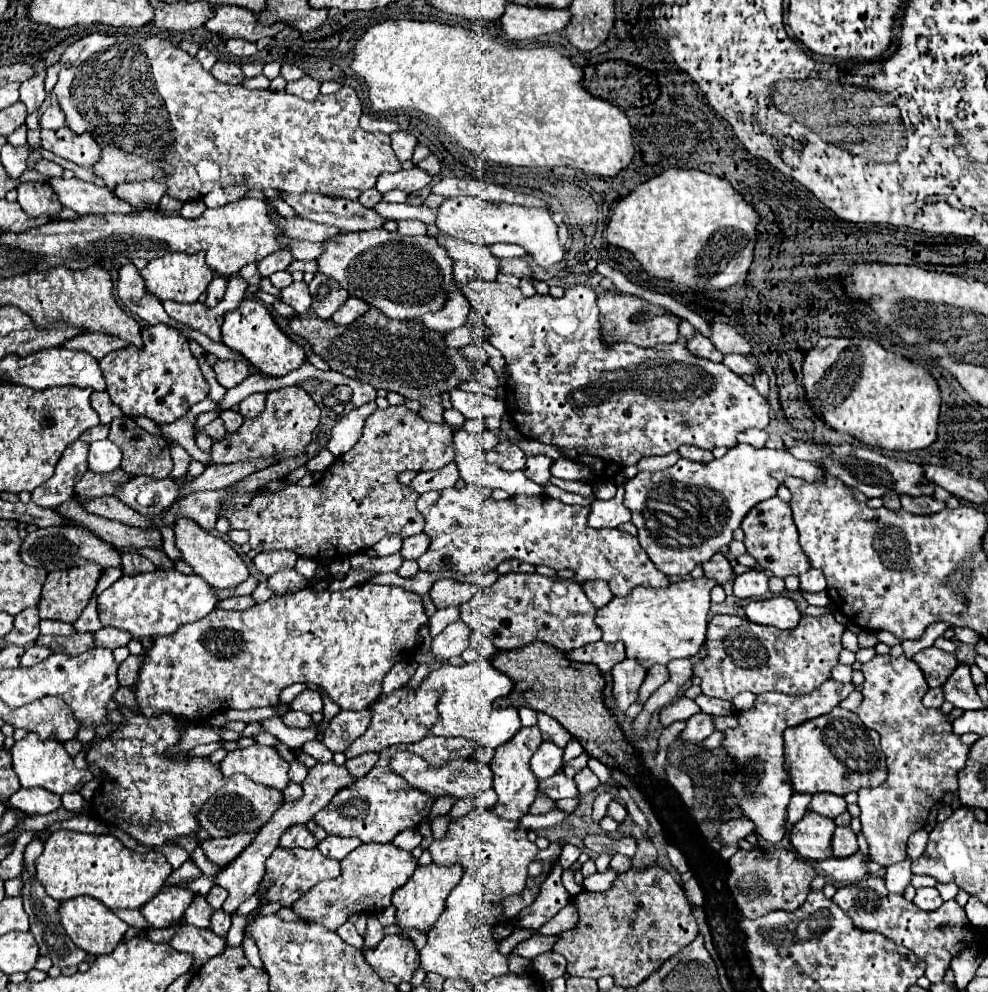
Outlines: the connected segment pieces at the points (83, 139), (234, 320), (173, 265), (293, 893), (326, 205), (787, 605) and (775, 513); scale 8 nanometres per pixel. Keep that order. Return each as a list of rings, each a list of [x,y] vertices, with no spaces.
[[[67,126],[59,130],[41,130],[41,146],[79,166],[93,166],[101,158],[101,148],[89,132],[75,134]]]
[[[243,300],[239,308],[225,314],[223,326],[221,326],[221,338],[223,344],[227,344],[237,354],[245,356],[259,372],[267,376],[285,376],[291,370],[297,370],[303,360],[305,352],[299,344],[295,344],[275,322],[271,312],[257,300]]]
[[[165,254],[161,258],[151,260],[143,270],[141,276],[145,278],[147,290],[155,294],[159,300],[175,300],[175,302],[197,302],[197,298],[207,290],[209,282],[215,278],[215,272],[207,266],[205,254]]]
[[[275,848],[273,854],[267,858],[267,880],[273,880],[273,886],[263,894],[267,900],[275,900],[281,906],[291,906],[297,898],[301,898],[305,892],[309,892],[317,882],[327,878],[337,878],[341,874],[341,866],[337,860],[323,856],[317,848],[305,850],[305,848],[293,848],[293,850],[281,850]]]
[[[279,192],[279,196],[297,212],[297,216],[337,226],[343,232],[359,232],[383,228],[387,218],[379,216],[375,210],[361,206],[357,200],[331,198],[325,194],[287,194]]]
[[[787,596],[753,600],[745,608],[745,614],[747,614],[747,620],[751,620],[755,624],[769,624],[769,626],[783,628],[783,630],[797,626],[797,622],[801,618],[801,612],[797,610],[795,602]]]
[[[775,496],[775,498],[769,498],[769,500],[753,506],[753,510],[749,510],[749,514],[743,518],[741,530],[745,532],[743,542],[747,546],[747,552],[757,560],[757,564],[761,564],[773,576],[777,576],[777,578],[785,578],[791,574],[799,576],[811,568],[809,558],[799,544],[799,534],[797,534],[795,522],[791,518],[791,508],[781,498]]]

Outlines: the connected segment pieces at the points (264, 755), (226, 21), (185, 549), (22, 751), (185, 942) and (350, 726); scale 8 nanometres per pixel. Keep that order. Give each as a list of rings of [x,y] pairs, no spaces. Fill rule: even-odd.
[[[255,744],[243,750],[233,750],[221,760],[219,768],[223,776],[241,772],[249,780],[275,790],[283,790],[289,784],[289,764],[271,746]]]
[[[219,6],[215,8],[215,18],[205,24],[211,32],[223,38],[243,38],[257,42],[263,36],[275,36],[285,28],[283,22],[265,26],[257,22],[257,14],[241,6]]]
[[[189,518],[177,520],[177,524],[173,528],[175,528],[177,548],[181,552],[181,558],[193,568],[193,572],[197,576],[207,580],[213,588],[217,588],[217,590],[233,588],[233,586],[239,586],[241,582],[245,582],[249,578],[249,570],[247,570],[245,562],[241,560],[241,556],[223,538],[219,538],[219,536],[215,536],[211,532],[205,532],[203,528],[199,528]]]
[[[29,732],[23,740],[15,742],[11,748],[13,756],[13,770],[19,776],[19,782],[23,788],[45,788],[53,794],[67,794],[67,792],[79,792],[89,780],[93,780],[91,770],[79,770],[73,764],[73,758],[67,754],[63,744],[55,738],[41,740],[35,732]]]
[[[183,924],[175,936],[169,940],[169,944],[175,950],[181,952],[189,952],[195,956],[195,968],[203,966],[209,958],[221,954],[225,950],[225,940],[217,934],[213,934],[211,930],[203,930],[197,928],[193,924]]]
[[[341,710],[337,716],[331,718],[327,730],[325,730],[325,738],[323,744],[331,750],[331,752],[345,752],[349,748],[349,744],[359,738],[369,726],[369,710],[359,710],[359,712],[349,712],[349,710]]]

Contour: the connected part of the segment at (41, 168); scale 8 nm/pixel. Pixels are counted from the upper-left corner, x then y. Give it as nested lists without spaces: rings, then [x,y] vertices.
[[[41,160],[35,166],[35,170],[41,172],[45,178],[59,178],[63,174],[63,168],[57,162],[51,162],[51,160]]]

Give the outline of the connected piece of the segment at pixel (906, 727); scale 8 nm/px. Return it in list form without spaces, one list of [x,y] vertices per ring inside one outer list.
[[[877,654],[871,662],[863,664],[863,702],[857,710],[863,724],[881,736],[881,748],[887,758],[887,780],[877,788],[861,788],[859,790],[859,808],[861,808],[861,824],[863,834],[869,842],[869,854],[873,862],[881,866],[891,866],[907,858],[907,840],[911,832],[923,828],[931,808],[939,802],[947,792],[957,792],[957,774],[965,768],[971,746],[963,744],[961,738],[953,732],[949,714],[943,714],[941,708],[925,708],[921,704],[925,692],[929,690],[923,670],[917,662],[905,656],[881,656]]]

